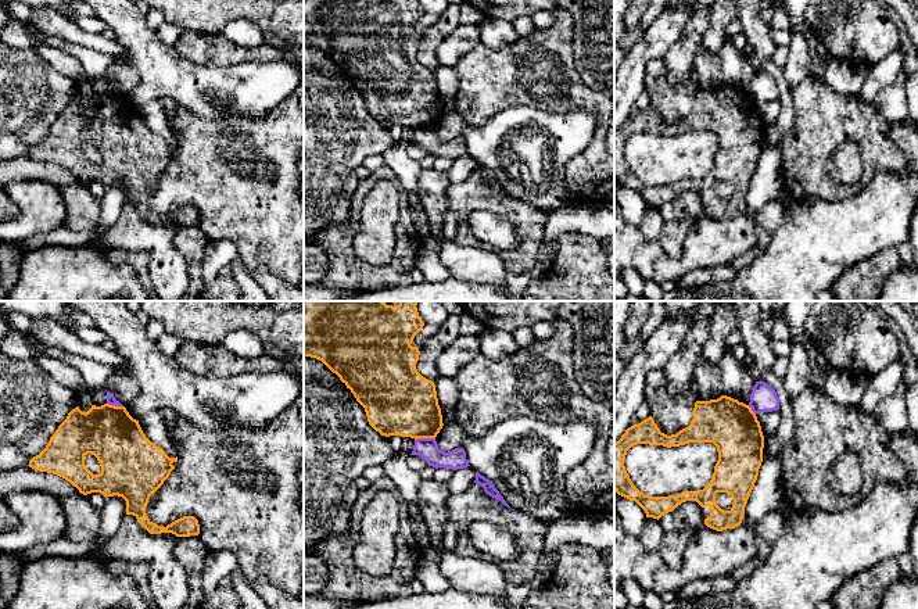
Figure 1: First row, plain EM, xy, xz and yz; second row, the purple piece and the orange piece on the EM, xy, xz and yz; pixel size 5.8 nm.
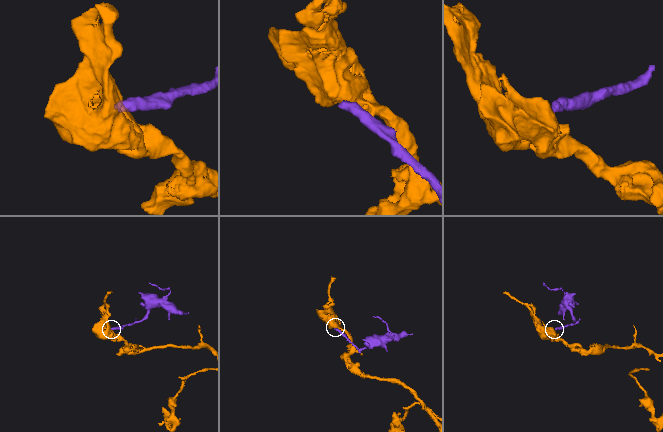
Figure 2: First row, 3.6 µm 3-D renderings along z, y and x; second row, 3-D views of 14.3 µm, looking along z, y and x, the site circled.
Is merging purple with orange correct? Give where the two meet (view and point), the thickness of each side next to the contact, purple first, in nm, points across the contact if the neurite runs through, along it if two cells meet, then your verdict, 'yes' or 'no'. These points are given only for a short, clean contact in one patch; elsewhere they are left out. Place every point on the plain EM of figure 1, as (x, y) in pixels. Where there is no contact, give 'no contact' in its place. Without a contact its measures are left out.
meets purple in xz at (425, 128); 120 nm thick on the purple side, 380 nm on the other; border along xz (434, 126), (418, 126), (415, 129); no

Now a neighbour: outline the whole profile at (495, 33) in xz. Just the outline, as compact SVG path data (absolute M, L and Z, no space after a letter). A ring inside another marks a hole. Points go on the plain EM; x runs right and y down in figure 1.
M485 17L478 28L480 43L492 50L505 49L520 37L512 22L501 18Z

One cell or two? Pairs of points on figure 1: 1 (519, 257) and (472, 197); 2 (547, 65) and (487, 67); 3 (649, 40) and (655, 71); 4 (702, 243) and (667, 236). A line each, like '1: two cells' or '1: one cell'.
1: one cell
2: one cell
3: two cells
4: two cells

